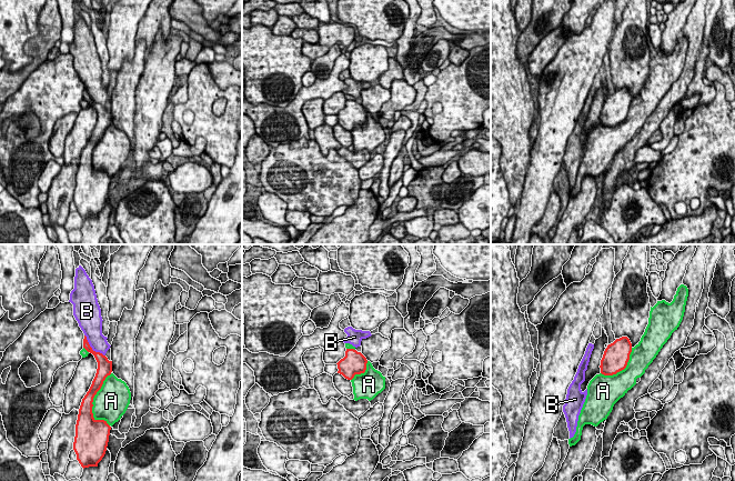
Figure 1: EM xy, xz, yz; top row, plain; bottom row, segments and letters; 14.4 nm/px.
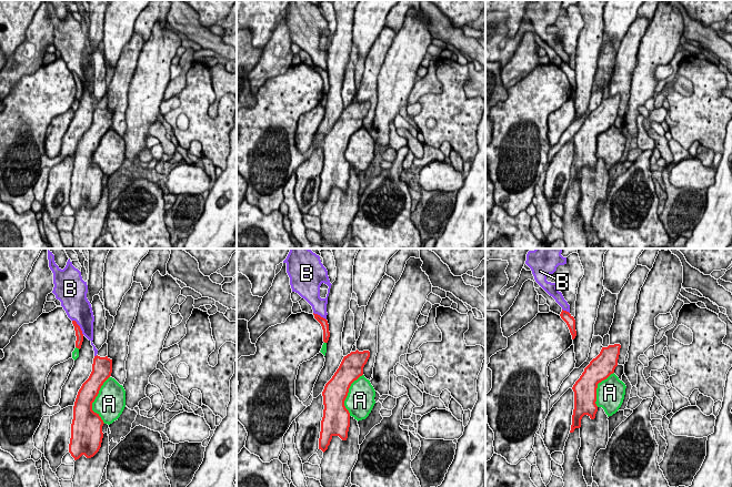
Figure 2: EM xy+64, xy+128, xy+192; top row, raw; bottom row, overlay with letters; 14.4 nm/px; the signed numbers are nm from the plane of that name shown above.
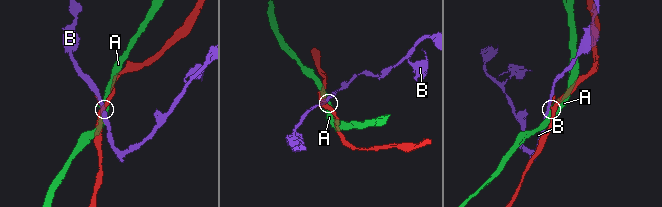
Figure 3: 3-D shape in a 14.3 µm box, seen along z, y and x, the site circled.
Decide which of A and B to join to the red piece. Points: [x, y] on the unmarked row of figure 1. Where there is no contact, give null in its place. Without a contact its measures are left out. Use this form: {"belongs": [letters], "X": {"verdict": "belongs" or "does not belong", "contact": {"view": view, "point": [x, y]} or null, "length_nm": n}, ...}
{"belongs": [], "A": {"verdict": "does not belong", "contact": {"view": "xy", "point": [92, 152]}, "length_nm": 750}, "B": {"verdict": "does not belong", "contact": {"view": "xy", "point": [91, 99]}, "length_nm": 440}}

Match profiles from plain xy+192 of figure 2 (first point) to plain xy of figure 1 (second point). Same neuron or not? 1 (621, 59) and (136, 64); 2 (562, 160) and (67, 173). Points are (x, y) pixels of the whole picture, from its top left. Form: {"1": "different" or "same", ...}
{"1": "same", "2": "same"}

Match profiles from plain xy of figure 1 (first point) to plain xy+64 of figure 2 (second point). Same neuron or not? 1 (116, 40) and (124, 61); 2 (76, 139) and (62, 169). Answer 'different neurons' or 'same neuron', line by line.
1: different neurons
2: different neurons

